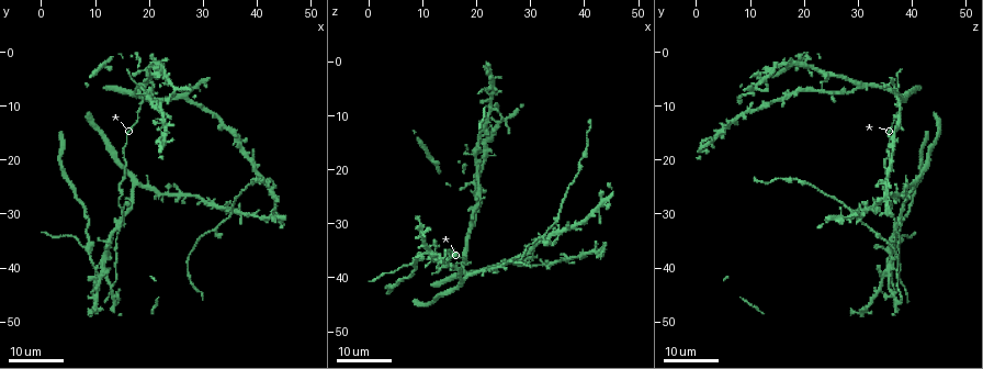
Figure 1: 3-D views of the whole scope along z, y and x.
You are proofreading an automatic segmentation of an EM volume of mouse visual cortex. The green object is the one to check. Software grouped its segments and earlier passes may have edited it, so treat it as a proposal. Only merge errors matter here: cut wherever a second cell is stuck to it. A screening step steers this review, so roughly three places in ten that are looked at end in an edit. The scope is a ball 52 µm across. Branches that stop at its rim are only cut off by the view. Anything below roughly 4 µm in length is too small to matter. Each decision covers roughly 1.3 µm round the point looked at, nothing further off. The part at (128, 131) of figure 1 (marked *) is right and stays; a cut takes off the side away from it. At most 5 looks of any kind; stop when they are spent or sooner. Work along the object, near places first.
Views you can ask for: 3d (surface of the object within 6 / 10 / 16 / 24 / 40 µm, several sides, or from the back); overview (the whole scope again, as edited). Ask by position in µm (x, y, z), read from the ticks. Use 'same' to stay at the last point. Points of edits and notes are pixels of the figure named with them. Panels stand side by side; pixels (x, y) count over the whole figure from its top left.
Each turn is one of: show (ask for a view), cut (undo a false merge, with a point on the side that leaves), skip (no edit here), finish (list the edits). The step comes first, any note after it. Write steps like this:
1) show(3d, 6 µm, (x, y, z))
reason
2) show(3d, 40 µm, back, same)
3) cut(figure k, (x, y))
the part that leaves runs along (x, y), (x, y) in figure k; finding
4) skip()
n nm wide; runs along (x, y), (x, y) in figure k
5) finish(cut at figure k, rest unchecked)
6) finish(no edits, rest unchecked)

show(3d, 24 µm, (32.5, 32.5, 32.0))
three-way junction

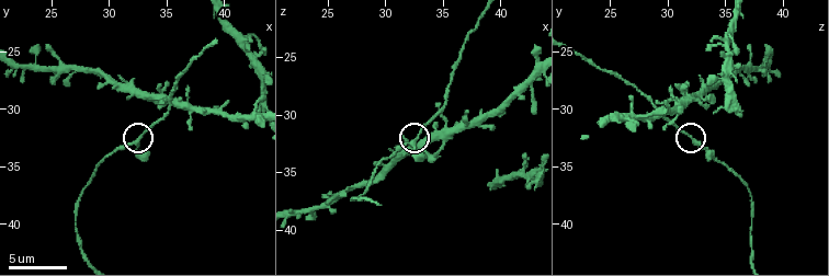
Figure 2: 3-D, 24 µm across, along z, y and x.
show(3d, 6 µm, (32.6, 32.8, 32.0))

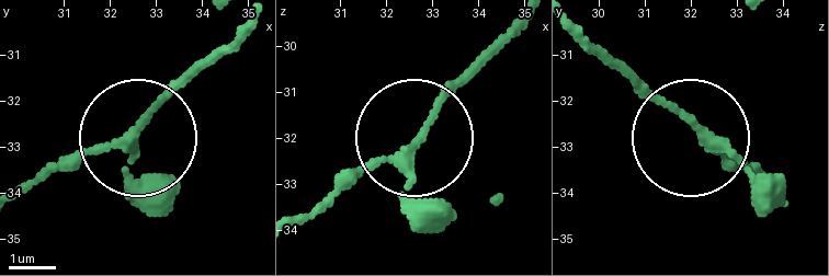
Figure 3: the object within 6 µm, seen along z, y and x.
show(3d, 6 µm, back, (32.55, 32.65, 32.10))

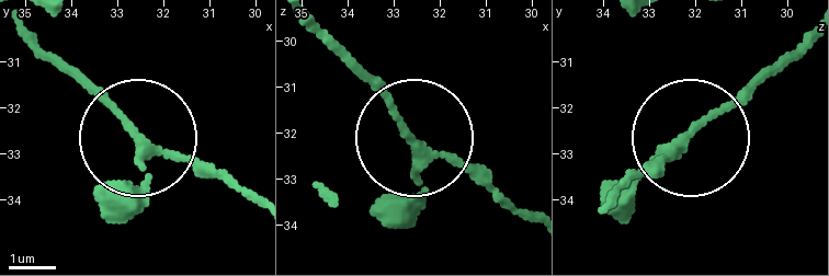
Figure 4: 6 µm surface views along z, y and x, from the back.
skip()
runs along (801, 43), (628, 181) in figure 4; continuous, no second cell

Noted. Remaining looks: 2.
show(3d, 16 µm, (35.0, 30.2, 28.8))
looks like a crossing

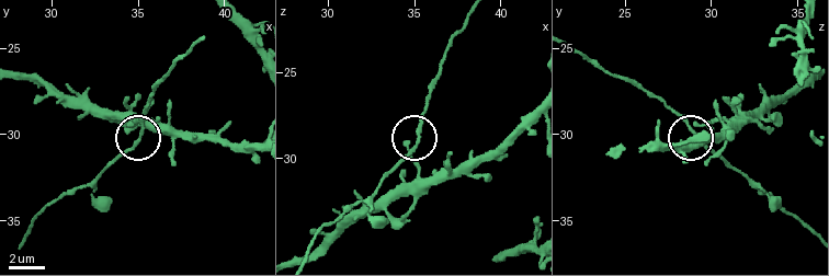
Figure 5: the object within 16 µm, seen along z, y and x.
skip()
4 arms; continuous, no second cell

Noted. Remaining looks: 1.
finish(no edits, rest unchecked)

